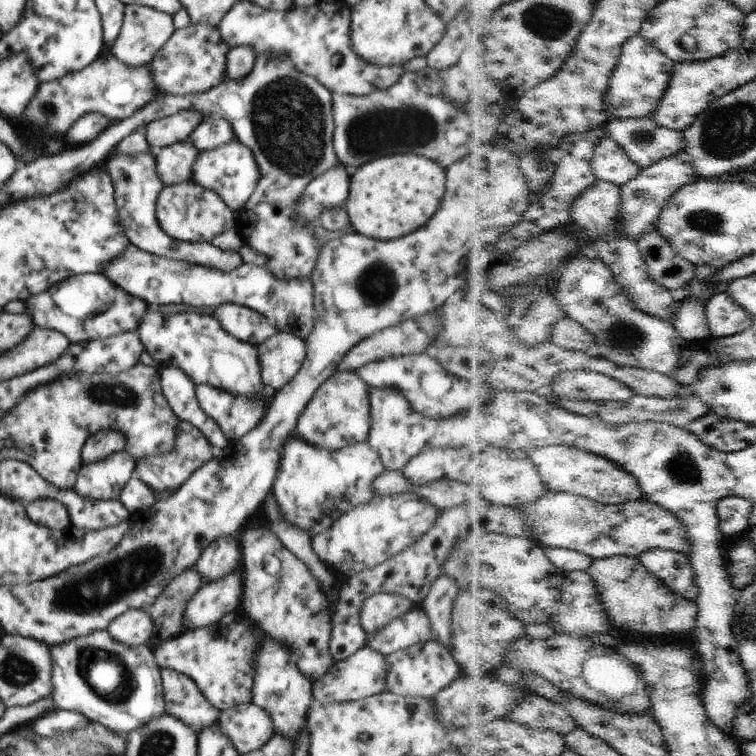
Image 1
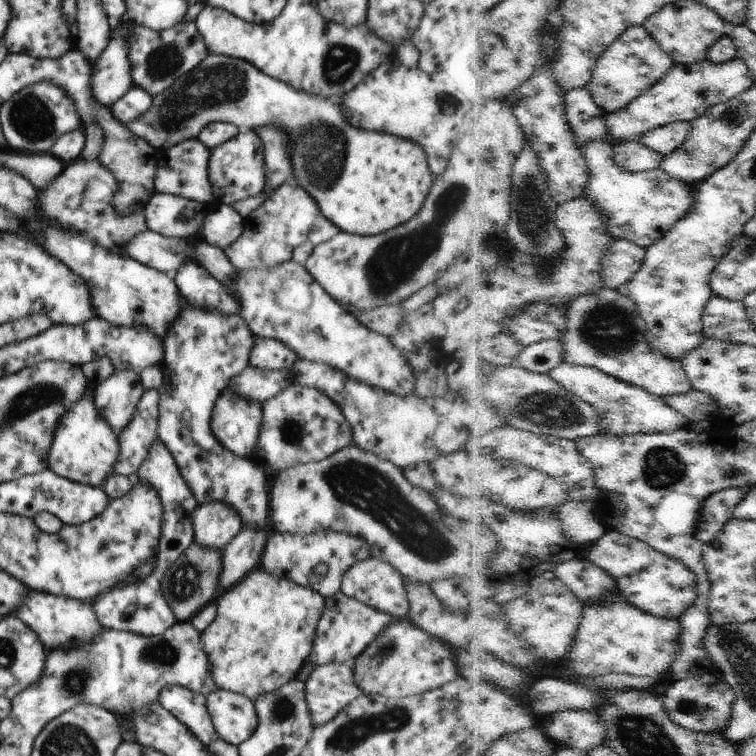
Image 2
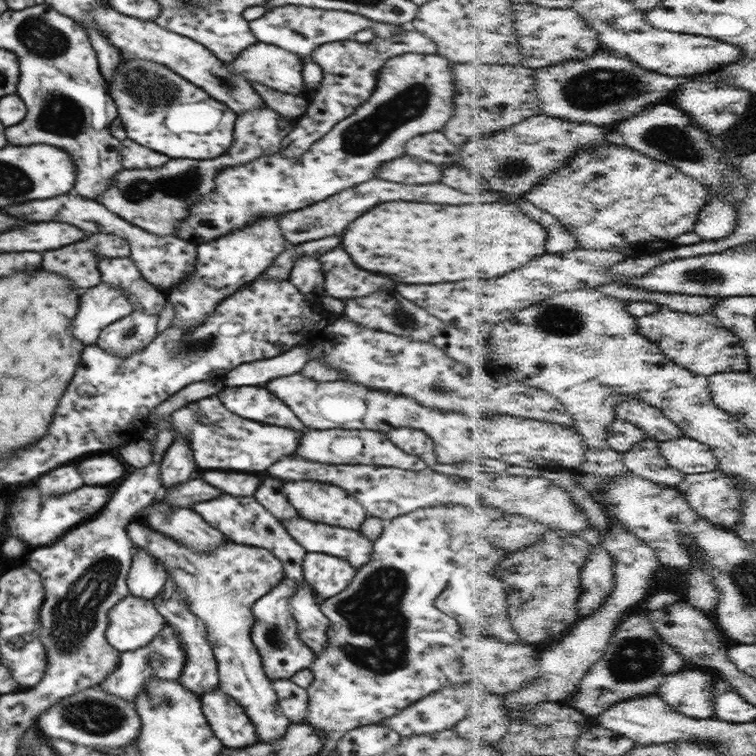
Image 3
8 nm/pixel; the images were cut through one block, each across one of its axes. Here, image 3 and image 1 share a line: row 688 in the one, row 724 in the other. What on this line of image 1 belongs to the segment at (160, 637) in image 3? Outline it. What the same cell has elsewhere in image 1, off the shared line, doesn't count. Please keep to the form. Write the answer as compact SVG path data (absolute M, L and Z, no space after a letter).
M96 630L62 645L48 646L48 650L52 656L52 699L56 709L76 710L124 736L166 713L161 670L149 644L127 646L113 640L107 630Z

